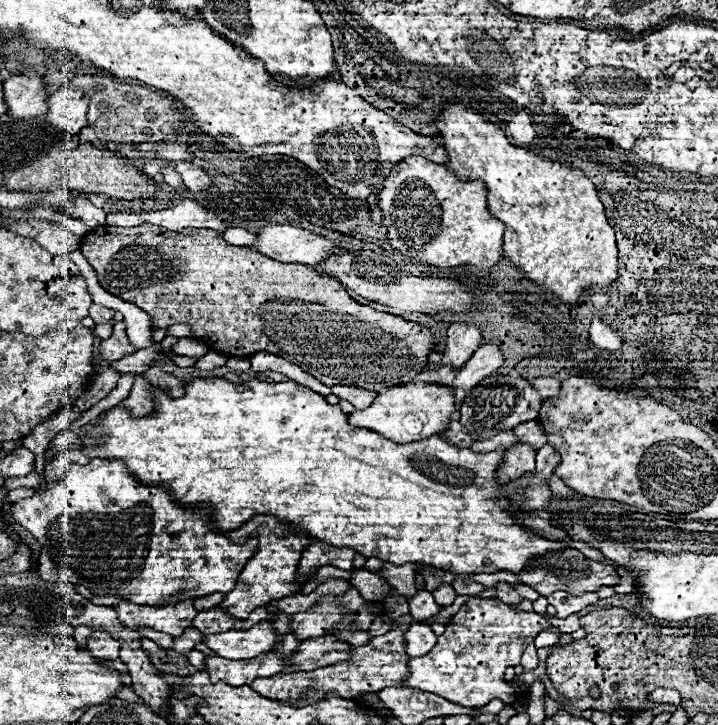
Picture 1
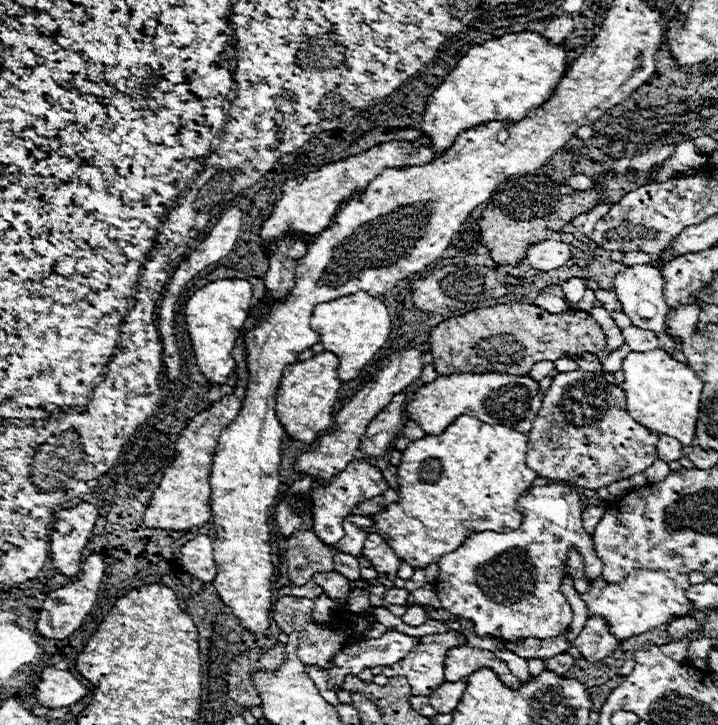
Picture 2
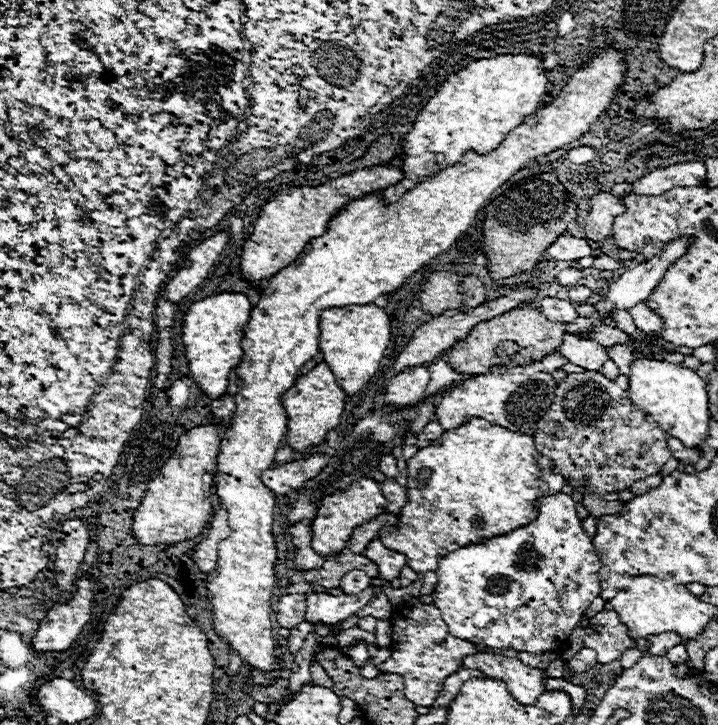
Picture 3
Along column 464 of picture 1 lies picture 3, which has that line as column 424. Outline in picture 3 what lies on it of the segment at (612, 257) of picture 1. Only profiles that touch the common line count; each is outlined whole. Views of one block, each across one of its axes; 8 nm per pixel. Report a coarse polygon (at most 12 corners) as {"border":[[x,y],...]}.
{"border":[[526,54],[452,74],[402,142],[414,184],[492,152],[542,106],[546,70]]}

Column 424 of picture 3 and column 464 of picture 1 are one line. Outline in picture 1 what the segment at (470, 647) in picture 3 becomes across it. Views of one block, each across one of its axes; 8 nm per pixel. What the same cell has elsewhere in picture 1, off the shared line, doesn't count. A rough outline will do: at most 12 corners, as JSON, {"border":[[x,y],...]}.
{"border":[[470,598],[406,684],[474,708],[512,704],[508,666],[558,632],[536,612]]}

